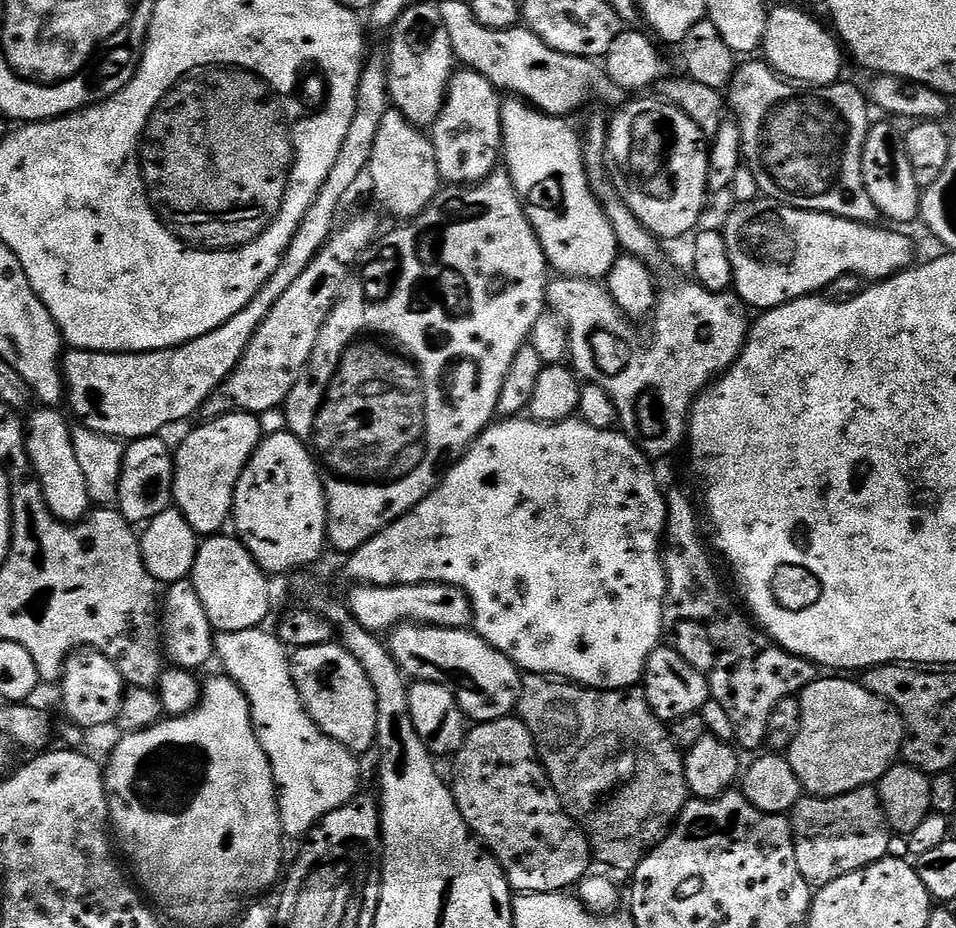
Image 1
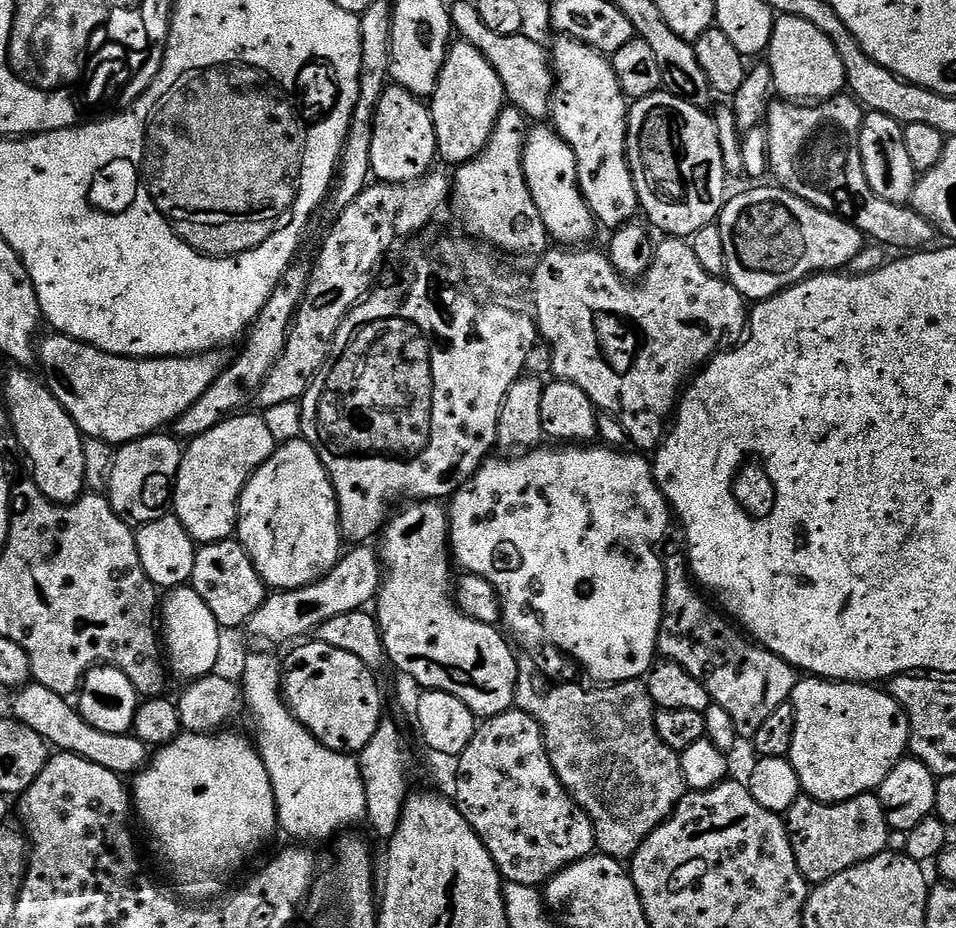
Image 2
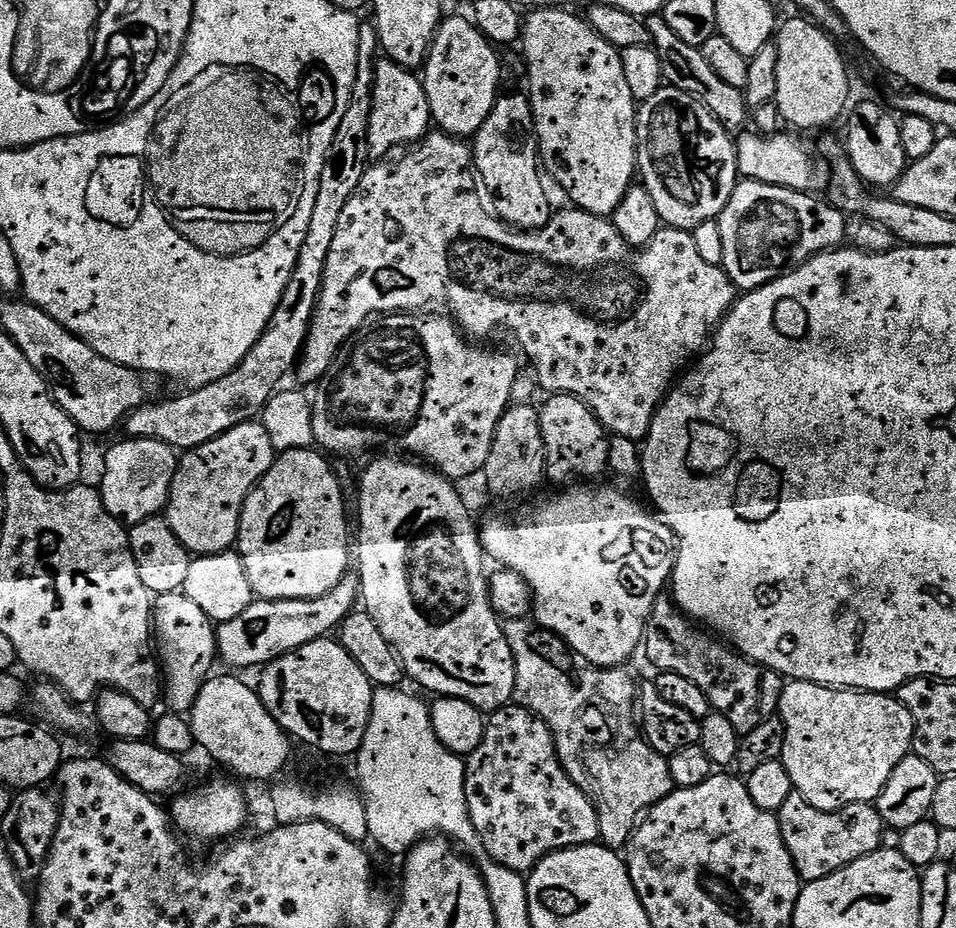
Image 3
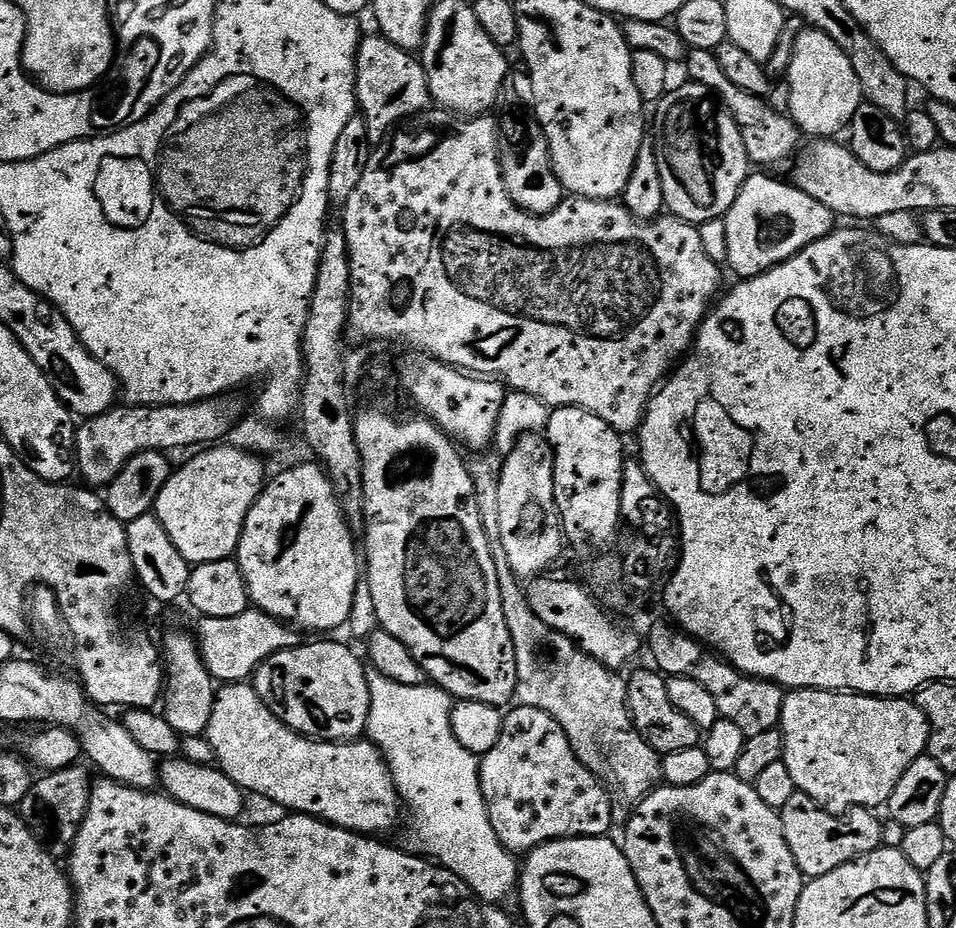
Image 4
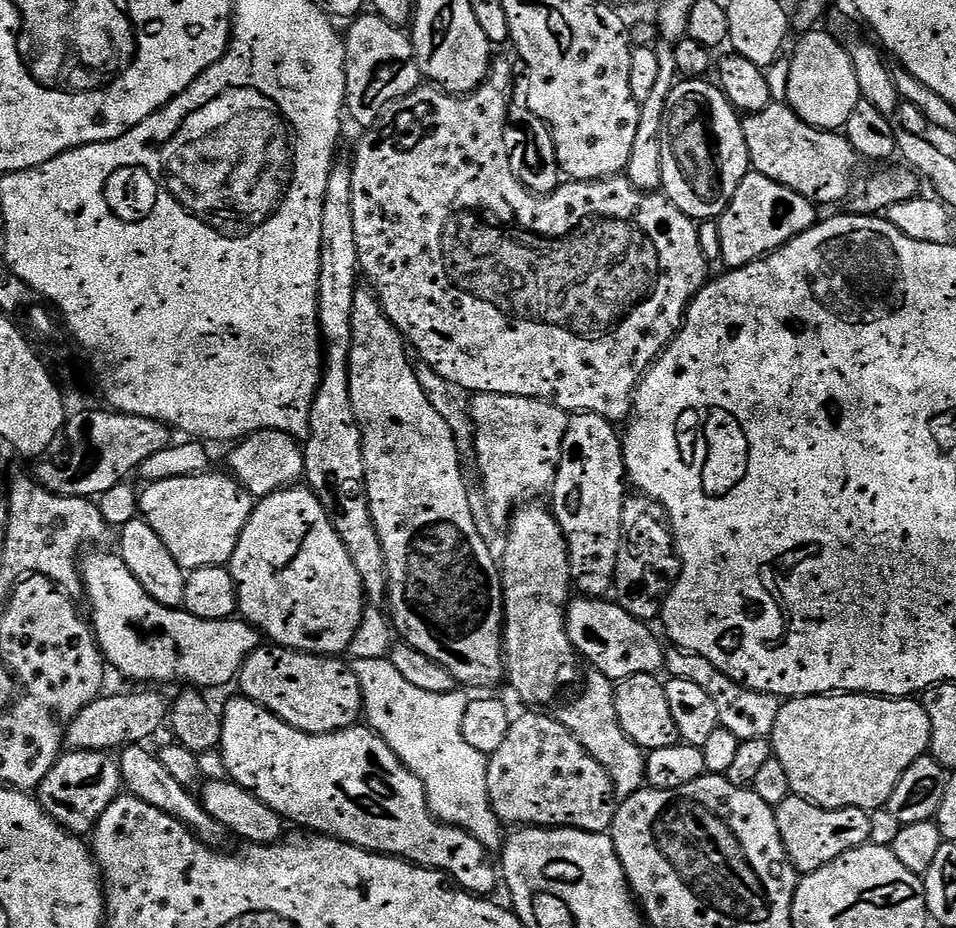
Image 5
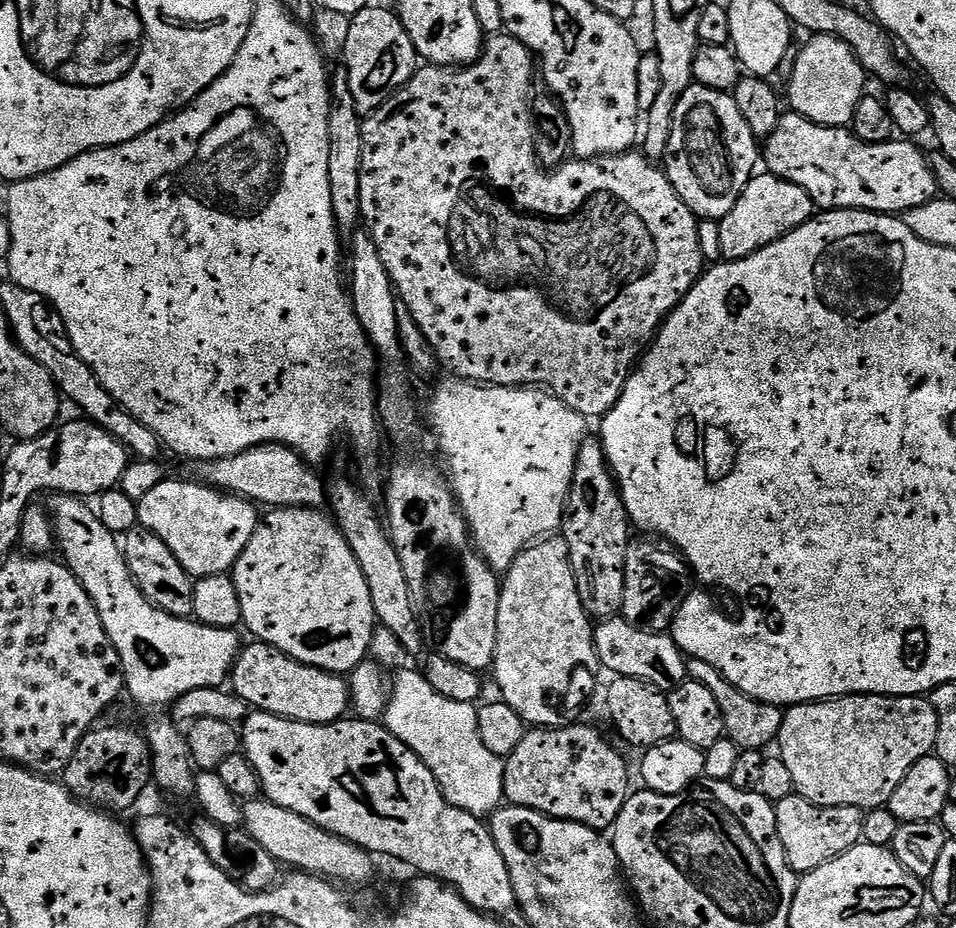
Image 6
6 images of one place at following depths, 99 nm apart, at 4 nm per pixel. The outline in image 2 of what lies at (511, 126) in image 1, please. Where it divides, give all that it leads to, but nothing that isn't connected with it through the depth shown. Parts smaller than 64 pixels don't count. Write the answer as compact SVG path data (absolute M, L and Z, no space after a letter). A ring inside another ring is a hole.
M536 126L527 133L524 173L526 186L534 198L534 206L538 206L538 214L542 214L549 237L560 246L587 245L591 241L588 239L598 231L598 225L580 192L574 150L570 150L570 146L551 127Z

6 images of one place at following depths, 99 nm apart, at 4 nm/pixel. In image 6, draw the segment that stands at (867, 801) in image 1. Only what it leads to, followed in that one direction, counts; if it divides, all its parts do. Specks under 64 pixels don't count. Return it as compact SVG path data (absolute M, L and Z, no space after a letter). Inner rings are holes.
M795 794L775 801L774 807L782 850L786 850L788 865L797 874L818 870L818 866L838 858L864 839L862 834L864 812L859 808L850 806L820 808L817 804L811 804L809 800L803 800Z

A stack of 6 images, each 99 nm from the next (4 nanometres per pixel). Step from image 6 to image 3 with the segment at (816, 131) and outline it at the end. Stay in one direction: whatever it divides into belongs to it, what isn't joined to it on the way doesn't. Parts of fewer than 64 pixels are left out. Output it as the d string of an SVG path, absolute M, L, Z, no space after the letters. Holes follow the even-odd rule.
M663 15L649 16L646 23L652 35L651 47L655 48L660 61L664 63L664 79L671 87L690 94L695 100L701 100L712 111L714 118L721 120L729 130L737 130L736 128L742 127L744 123L749 123L750 109L745 93L727 82L722 82L722 78L714 74L710 62L702 58L699 48L682 42L682 38L678 38L678 34L674 34L674 30L666 26Z

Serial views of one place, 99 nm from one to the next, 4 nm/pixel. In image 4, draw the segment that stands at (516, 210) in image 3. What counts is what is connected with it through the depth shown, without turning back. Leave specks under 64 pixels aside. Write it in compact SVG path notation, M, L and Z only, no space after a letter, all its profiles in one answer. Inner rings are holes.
M508 112L498 120L498 140L503 147L500 151L500 170L504 175L504 185L508 191L508 197L515 202L524 212L532 212L535 216L545 216L555 210L566 198L564 187L558 182L558 178L552 169L552 159L548 143L544 137L544 131L540 129L540 123L531 115L524 112Z

